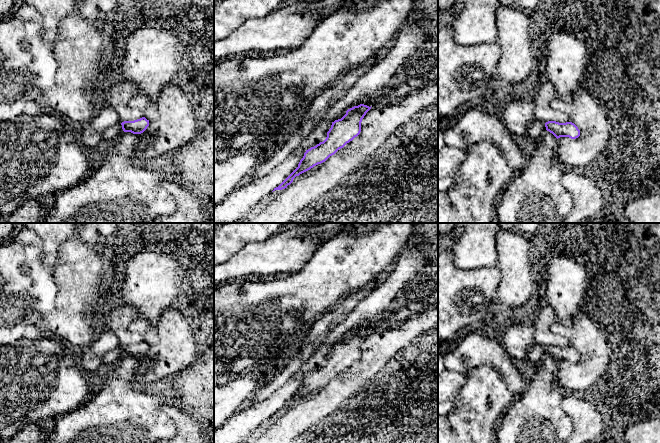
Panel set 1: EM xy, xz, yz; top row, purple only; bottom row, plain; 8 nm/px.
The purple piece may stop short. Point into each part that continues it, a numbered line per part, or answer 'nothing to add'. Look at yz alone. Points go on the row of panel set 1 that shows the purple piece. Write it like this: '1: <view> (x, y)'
1: yz (536, 131)

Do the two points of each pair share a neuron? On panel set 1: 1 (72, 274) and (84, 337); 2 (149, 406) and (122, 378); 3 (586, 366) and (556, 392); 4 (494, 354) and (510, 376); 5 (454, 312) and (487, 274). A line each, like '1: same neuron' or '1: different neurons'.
1: same neuron
2: same neuron
3: different neurons
4: same neuron
5: same neuron

